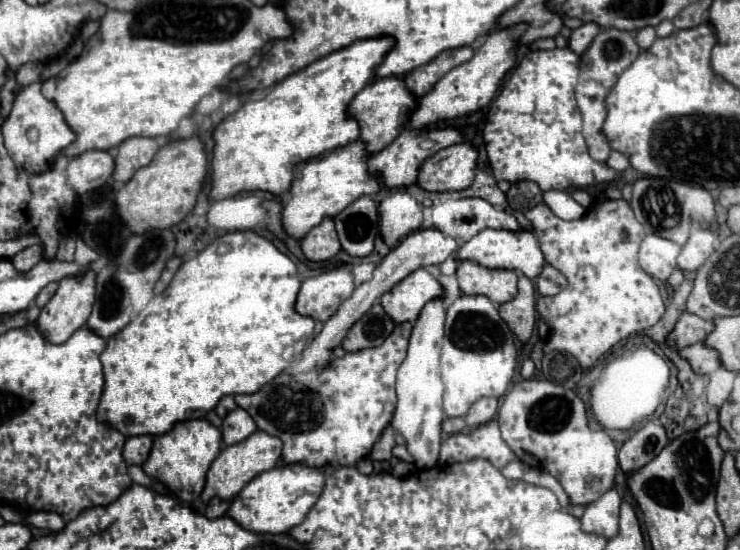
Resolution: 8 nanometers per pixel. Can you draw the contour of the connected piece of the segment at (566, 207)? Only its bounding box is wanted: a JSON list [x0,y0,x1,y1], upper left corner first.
[543,191,585,219]

